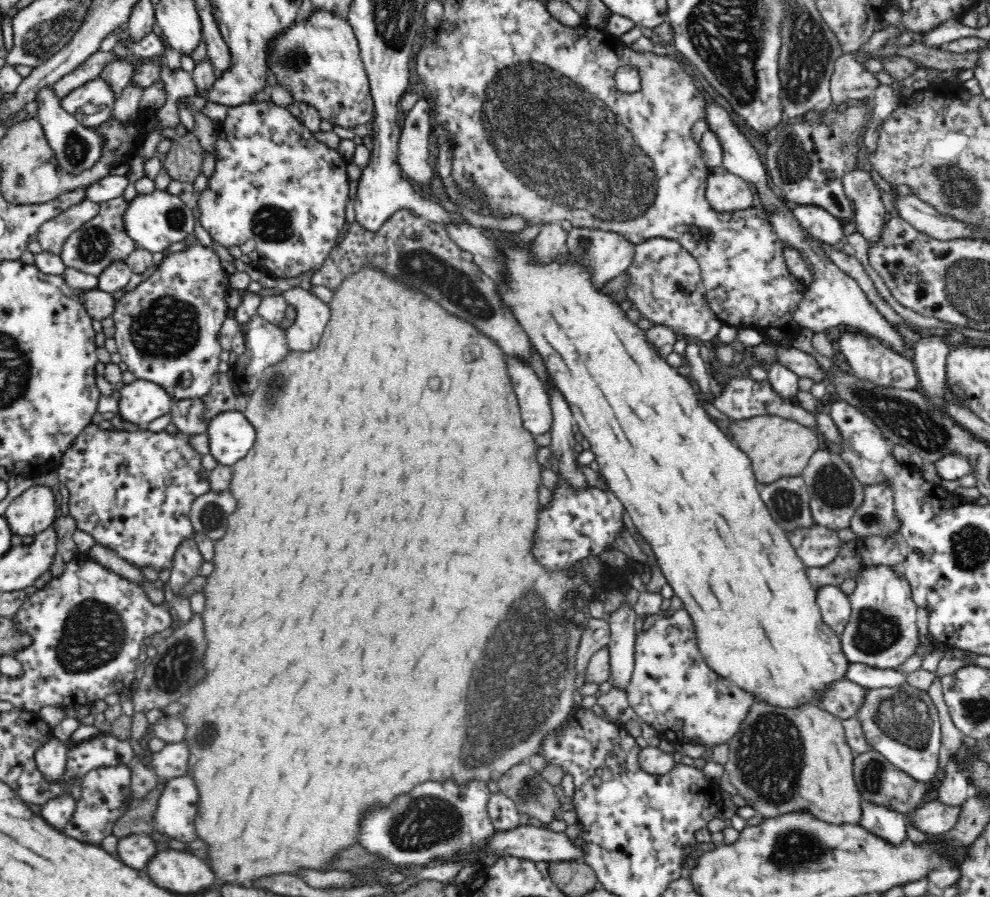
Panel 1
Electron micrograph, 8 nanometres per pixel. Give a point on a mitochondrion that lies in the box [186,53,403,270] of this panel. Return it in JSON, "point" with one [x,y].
{"point":[270,224]}

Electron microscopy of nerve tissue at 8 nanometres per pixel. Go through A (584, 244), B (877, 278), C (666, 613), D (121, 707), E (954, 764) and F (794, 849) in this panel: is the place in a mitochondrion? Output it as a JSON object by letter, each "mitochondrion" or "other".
{"A":"mitochondrion","B":"other","C":"other","D":"other","E":"other","F":"mitochondrion"}

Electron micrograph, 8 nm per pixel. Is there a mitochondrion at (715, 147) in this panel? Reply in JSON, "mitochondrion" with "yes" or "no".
{"mitochondrion":"no"}

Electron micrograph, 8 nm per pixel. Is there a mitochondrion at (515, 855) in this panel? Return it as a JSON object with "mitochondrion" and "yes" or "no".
{"mitochondrion":"no"}

